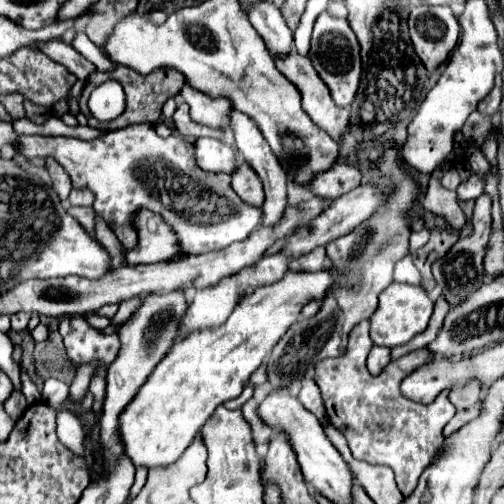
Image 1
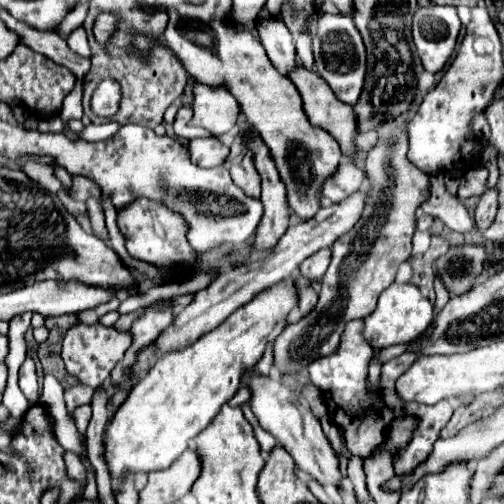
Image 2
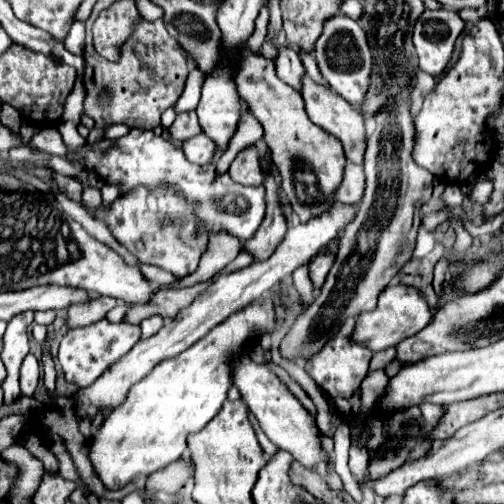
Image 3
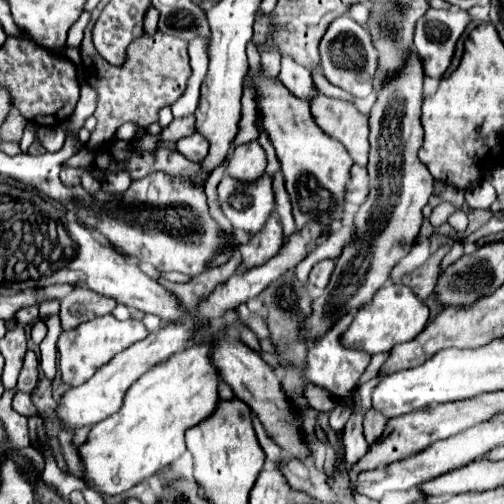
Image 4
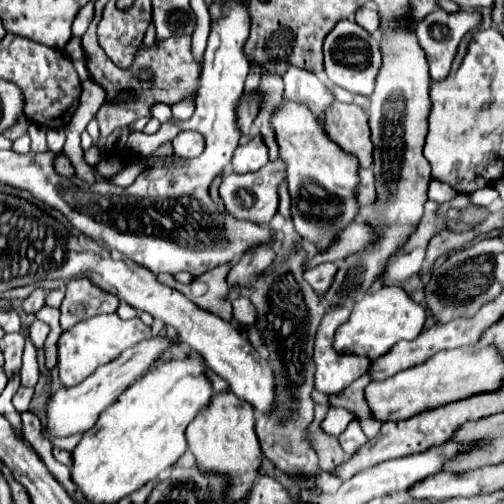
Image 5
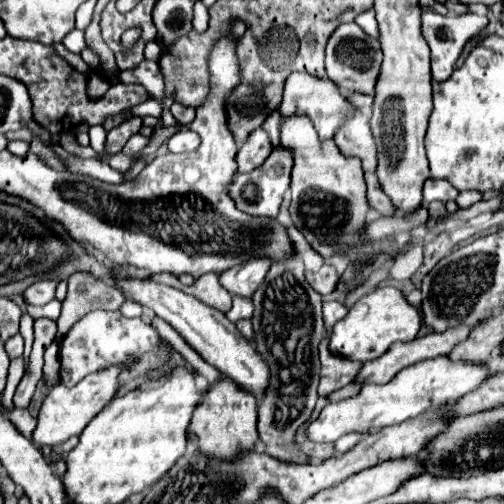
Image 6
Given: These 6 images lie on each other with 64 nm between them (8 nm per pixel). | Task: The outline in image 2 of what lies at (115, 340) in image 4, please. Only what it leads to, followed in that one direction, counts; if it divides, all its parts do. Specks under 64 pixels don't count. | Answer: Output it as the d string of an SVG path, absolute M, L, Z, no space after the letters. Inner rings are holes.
M74 324L62 342L62 360L66 364L66 372L80 384L96 388L102 380L110 378L112 368L124 358L126 350L132 344L130 330L120 332L114 326L102 326L102 324Z

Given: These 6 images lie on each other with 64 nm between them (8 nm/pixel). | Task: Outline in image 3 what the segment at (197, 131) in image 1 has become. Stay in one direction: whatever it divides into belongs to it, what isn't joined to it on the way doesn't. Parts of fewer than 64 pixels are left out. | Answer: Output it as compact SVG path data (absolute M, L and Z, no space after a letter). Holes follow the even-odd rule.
M184 112L184 114L178 114L174 124L168 128L168 134L174 138L174 140L186 140L186 138L192 138L196 134L200 134L200 126L198 126L198 118L196 118L196 112Z

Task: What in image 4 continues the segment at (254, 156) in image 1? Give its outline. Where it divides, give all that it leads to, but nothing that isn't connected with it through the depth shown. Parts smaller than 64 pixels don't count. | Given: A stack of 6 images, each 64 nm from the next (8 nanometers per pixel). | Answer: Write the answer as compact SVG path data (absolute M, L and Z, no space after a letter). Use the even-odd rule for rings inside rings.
M270 218L268 224L256 232L248 242L244 242L238 250L242 254L242 264L238 266L238 272L248 272L266 260L274 258L276 252L282 246L282 226Z

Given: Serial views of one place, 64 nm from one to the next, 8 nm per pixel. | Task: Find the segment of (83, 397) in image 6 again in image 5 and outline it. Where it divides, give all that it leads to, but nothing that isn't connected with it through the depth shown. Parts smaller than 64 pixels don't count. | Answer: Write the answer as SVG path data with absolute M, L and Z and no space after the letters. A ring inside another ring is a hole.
M152 338L152 340L144 340L134 348L124 350L118 360L112 360L110 364L100 366L94 374L90 374L84 382L72 386L72 388L58 388L50 400L48 400L48 412L46 412L46 424L42 428L44 436L52 436L52 438L64 438L64 436L72 436L72 434L84 434L88 428L92 428L92 424L98 420L100 412L104 408L108 408L108 404L112 404L112 400L116 400L116 396L120 396L134 380L138 380L148 366L160 356L160 352L172 344L174 338Z

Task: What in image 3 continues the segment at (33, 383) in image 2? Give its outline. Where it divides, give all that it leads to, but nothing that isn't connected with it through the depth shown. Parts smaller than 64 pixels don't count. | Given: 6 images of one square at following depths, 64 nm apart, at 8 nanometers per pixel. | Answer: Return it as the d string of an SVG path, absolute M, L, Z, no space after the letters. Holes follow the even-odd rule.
M28 354L24 358L22 368L20 368L20 390L22 390L22 394L32 396L32 392L36 390L36 384L38 384L38 376L40 376L38 358L34 354Z

